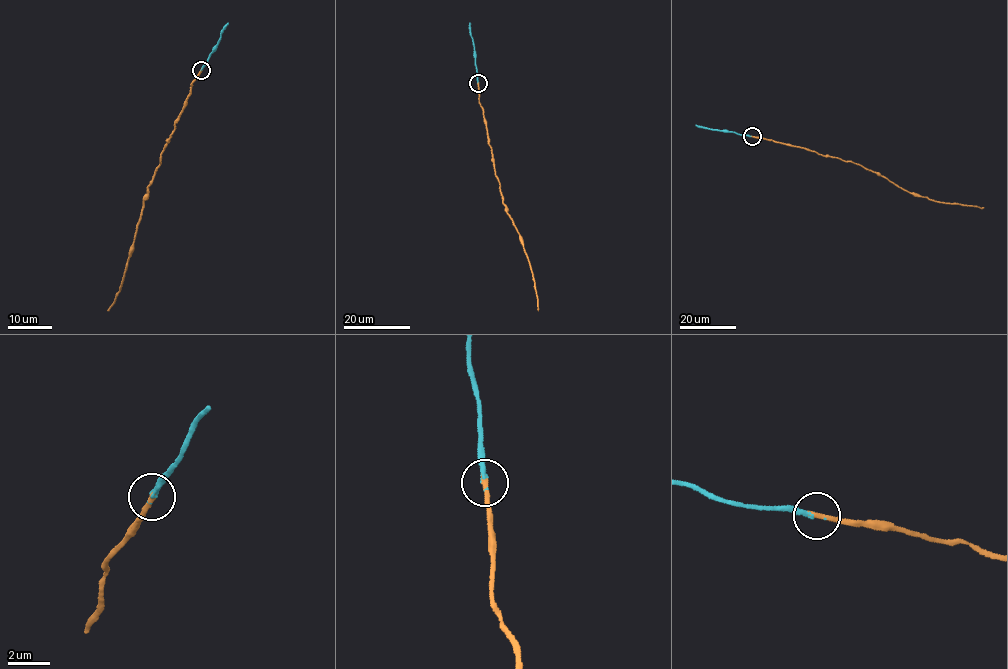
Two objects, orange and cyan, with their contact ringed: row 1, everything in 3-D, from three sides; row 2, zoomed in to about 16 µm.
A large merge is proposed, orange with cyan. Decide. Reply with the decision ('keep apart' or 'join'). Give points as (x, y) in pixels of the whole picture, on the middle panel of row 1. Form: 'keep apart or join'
join

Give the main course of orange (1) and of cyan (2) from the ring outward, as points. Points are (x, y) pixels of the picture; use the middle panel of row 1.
1: (477, 83), (503, 204), (528, 261), (538, 310)
2: (477, 83), (469, 23)

